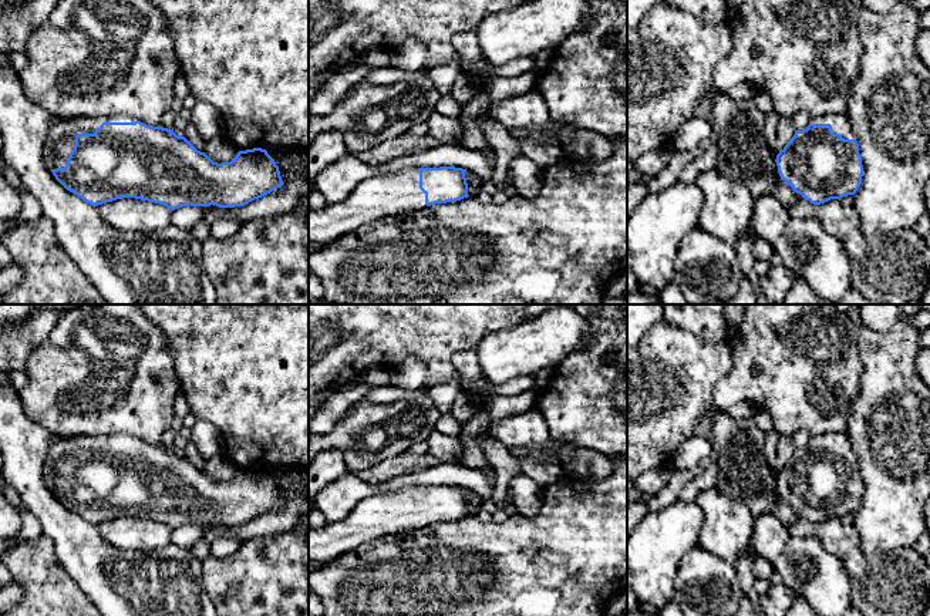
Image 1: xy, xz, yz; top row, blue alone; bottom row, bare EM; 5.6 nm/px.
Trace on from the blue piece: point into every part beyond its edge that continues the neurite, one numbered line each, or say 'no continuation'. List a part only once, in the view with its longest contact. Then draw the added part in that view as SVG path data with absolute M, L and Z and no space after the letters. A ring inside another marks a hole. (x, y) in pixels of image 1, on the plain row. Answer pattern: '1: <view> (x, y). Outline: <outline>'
1: xy (60, 460). Outline: M127 434L60 437L51 442L44 462L43 475L46 485L51 488L64 487L75 464L77 452L94 452L102 441L135 441Z

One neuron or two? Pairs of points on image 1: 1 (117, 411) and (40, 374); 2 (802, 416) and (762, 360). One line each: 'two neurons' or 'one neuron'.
1: one neuron
2: one neuron

